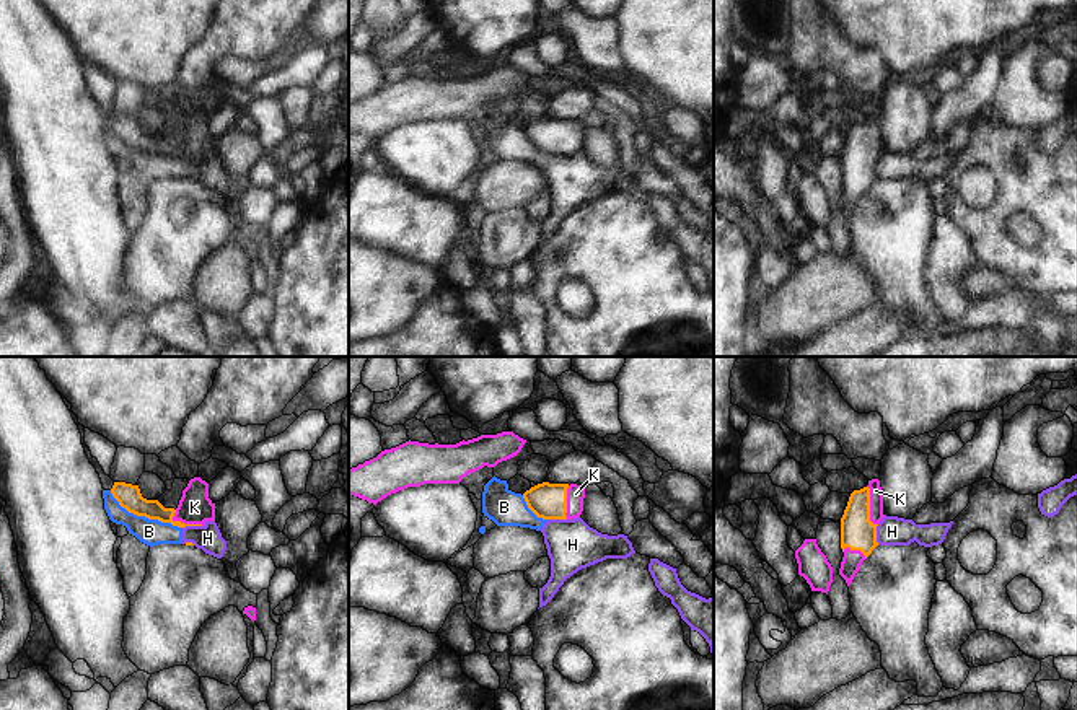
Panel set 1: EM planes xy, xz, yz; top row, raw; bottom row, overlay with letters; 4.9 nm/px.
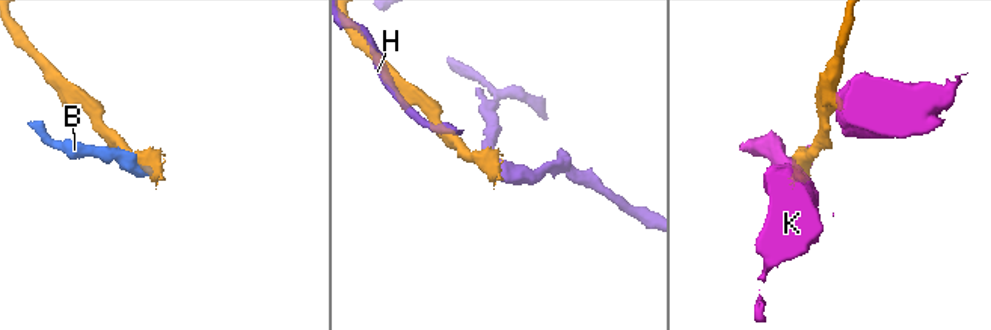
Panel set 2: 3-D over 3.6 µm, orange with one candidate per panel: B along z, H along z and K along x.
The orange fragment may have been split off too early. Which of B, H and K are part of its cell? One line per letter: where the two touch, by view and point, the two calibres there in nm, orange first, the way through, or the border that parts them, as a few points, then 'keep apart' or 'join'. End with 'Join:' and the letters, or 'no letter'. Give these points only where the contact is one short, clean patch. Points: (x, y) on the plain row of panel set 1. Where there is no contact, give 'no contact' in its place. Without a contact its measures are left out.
B: meets orange in xy at (144, 150); 120 nm thick on the orange side, 130 nm on the other; border along xy (109, 126), (129, 147), (170, 157), (181, 163); keep apart
H: meets orange in yz at (875, 170); 170 nm thick on the orange side, 140 nm on the other; border along yz (879, 160), (877, 179); keep apart
K: meets orange in yz at (869, 142); 170 nm thick on the orange side, 70 nm on the other; join
Join: K

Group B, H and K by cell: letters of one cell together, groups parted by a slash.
B H / K

